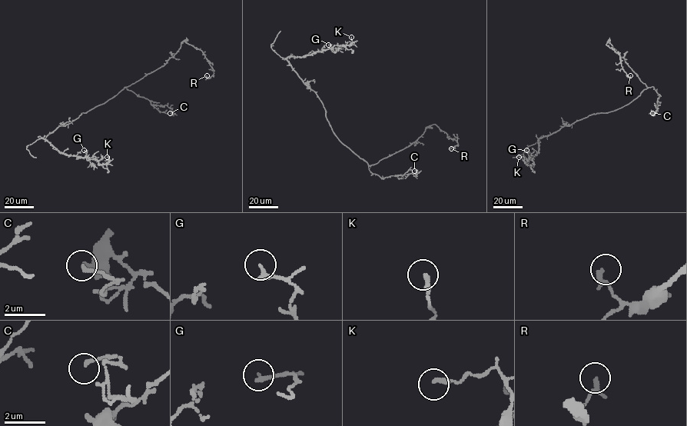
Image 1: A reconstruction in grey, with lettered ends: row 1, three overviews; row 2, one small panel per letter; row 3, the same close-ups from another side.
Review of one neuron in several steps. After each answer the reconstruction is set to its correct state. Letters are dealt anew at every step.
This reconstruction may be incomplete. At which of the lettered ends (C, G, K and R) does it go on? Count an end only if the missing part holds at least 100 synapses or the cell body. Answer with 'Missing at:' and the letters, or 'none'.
Missing at: none

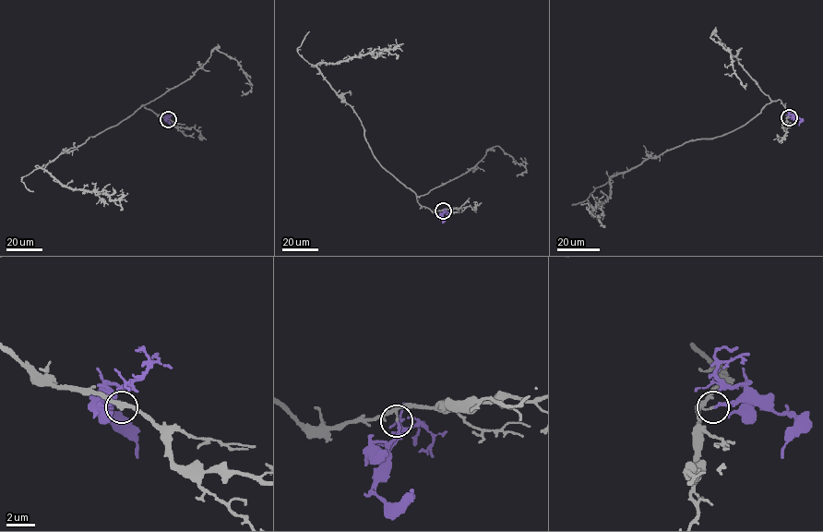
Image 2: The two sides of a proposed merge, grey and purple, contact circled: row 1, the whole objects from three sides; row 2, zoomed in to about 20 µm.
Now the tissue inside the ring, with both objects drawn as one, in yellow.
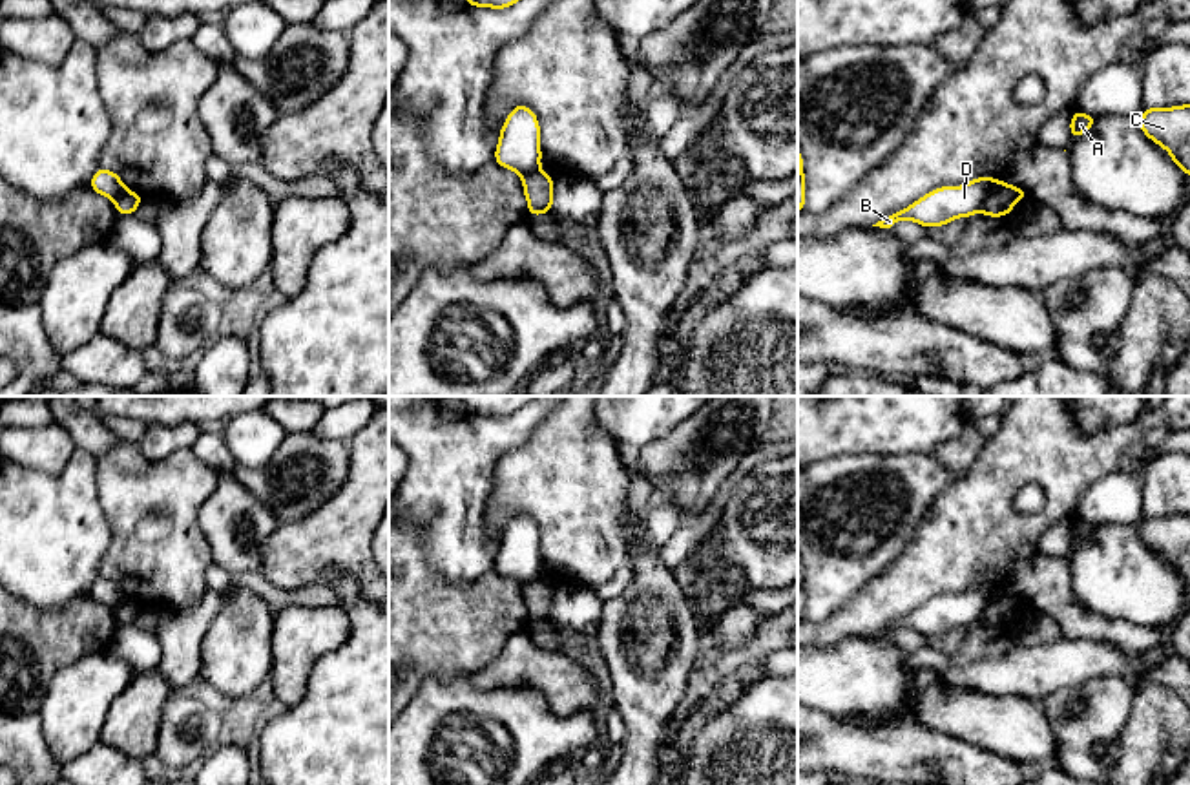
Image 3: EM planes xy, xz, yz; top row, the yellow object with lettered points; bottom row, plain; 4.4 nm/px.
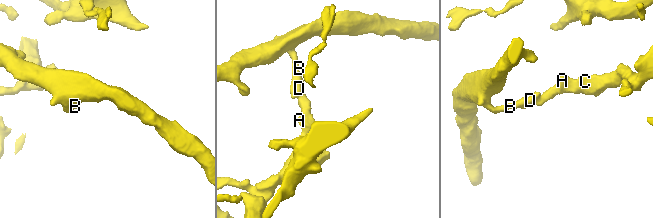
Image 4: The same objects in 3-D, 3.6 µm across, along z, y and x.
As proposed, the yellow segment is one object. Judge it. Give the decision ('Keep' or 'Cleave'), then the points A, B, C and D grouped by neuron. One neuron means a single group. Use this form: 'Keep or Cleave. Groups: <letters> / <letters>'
Cleave. Groups: A C / B D

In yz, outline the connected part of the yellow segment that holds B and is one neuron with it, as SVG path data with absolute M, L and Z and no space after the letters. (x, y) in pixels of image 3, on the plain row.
M982 584L962 595L940 595L872 635L891 637L898 630L914 630L925 637L945 635L958 626L971 626L980 621L986 606L998 593L998 588Z

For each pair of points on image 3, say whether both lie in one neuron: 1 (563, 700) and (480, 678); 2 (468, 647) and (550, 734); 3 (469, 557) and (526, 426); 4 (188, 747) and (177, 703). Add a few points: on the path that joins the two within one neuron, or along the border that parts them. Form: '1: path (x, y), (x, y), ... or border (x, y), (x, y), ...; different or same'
1: path (542, 680), (537, 674), (501, 674); same
2: border (469, 672), (427, 680); different
3: path (469, 523), (471, 471), (491, 451); same
4: path (188, 736), (188, 727), (181, 714); same

